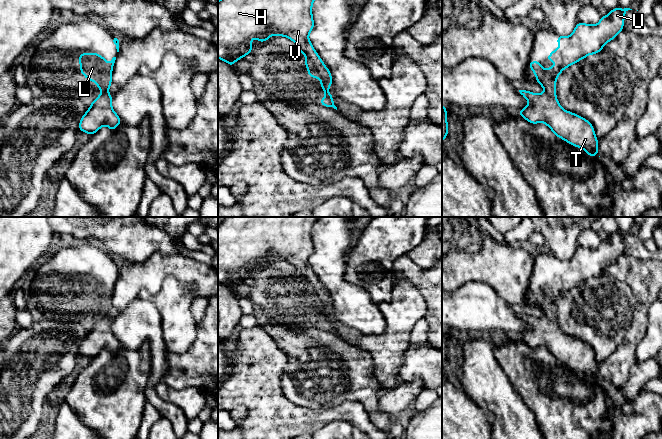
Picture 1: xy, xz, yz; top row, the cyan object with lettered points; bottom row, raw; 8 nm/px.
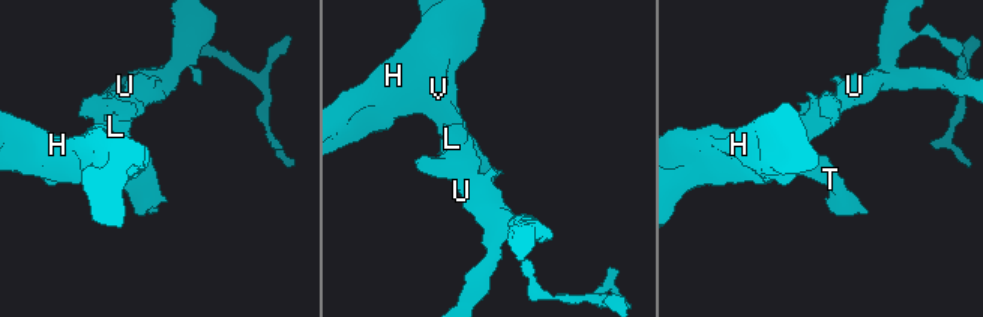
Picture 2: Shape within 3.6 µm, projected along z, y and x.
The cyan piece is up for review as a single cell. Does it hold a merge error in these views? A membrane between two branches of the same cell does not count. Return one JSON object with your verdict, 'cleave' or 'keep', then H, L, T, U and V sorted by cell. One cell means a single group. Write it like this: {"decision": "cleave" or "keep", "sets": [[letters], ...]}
{"decision": "cleave", "sets": [["H", "T", "V"], ["L", "U"]]}

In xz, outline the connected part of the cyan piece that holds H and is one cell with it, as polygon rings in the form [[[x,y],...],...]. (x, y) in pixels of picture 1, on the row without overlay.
[[[227,217],[218,225],[218,282],[234,291],[236,284],[252,276],[251,263],[256,262],[261,267],[264,267],[273,258],[276,260],[285,260],[294,265],[298,274],[306,280],[305,290],[308,293],[308,300],[319,302],[326,321],[333,324],[334,322],[328,315],[333,306],[331,297],[322,286],[308,262],[309,257],[314,252],[312,228],[317,218],[318,217]]]

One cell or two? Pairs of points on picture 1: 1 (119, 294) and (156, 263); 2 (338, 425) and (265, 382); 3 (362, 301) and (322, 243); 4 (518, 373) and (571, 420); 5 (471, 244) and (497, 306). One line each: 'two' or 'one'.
1: one
2: two
3: one
4: one
5: two

